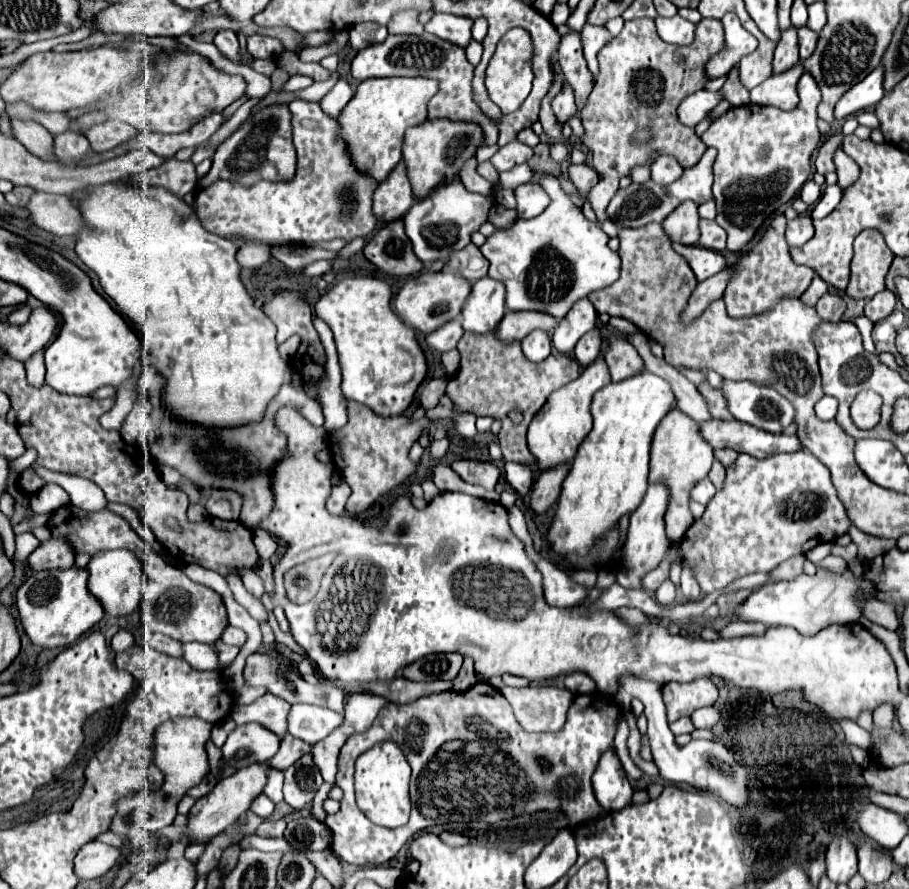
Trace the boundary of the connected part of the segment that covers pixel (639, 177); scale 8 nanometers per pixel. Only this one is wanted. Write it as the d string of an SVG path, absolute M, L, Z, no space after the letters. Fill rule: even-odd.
M648 159L648 163L644 163L644 167L632 167L632 181L636 183L644 183L650 179L650 163L654 163L654 159Z

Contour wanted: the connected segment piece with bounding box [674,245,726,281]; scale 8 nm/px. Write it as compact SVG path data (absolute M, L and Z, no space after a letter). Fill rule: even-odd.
M674 245L674 249L690 263L694 275L698 281L704 281L712 275L716 275L718 271L722 271L726 267L726 261L720 253L708 251L704 247L686 247L686 245Z

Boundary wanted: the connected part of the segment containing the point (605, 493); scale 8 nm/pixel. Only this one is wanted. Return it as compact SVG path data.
M642 371L640 375L610 383L594 395L592 417L594 429L582 441L568 475L562 483L556 513L546 533L548 545L562 557L574 557L578 569L598 571L600 561L590 553L594 543L614 529L622 515L636 511L648 487L648 459L652 435L660 419L670 411L674 393L670 385Z

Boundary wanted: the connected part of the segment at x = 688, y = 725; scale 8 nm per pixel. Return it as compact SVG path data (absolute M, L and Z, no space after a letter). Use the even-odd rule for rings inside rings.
M684 717L684 719L678 719L676 723L670 723L670 729L674 735L682 735L682 733L692 733L694 725L690 717Z

